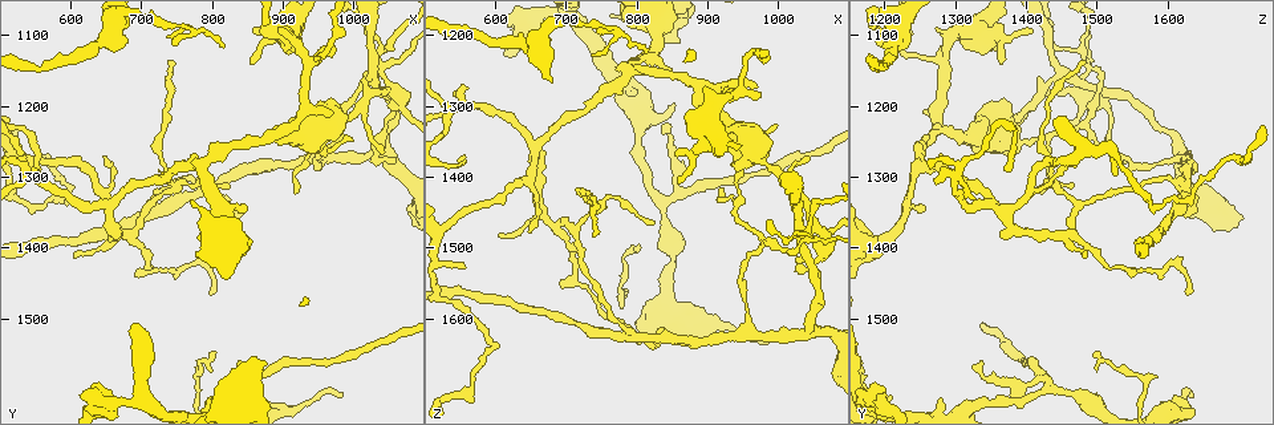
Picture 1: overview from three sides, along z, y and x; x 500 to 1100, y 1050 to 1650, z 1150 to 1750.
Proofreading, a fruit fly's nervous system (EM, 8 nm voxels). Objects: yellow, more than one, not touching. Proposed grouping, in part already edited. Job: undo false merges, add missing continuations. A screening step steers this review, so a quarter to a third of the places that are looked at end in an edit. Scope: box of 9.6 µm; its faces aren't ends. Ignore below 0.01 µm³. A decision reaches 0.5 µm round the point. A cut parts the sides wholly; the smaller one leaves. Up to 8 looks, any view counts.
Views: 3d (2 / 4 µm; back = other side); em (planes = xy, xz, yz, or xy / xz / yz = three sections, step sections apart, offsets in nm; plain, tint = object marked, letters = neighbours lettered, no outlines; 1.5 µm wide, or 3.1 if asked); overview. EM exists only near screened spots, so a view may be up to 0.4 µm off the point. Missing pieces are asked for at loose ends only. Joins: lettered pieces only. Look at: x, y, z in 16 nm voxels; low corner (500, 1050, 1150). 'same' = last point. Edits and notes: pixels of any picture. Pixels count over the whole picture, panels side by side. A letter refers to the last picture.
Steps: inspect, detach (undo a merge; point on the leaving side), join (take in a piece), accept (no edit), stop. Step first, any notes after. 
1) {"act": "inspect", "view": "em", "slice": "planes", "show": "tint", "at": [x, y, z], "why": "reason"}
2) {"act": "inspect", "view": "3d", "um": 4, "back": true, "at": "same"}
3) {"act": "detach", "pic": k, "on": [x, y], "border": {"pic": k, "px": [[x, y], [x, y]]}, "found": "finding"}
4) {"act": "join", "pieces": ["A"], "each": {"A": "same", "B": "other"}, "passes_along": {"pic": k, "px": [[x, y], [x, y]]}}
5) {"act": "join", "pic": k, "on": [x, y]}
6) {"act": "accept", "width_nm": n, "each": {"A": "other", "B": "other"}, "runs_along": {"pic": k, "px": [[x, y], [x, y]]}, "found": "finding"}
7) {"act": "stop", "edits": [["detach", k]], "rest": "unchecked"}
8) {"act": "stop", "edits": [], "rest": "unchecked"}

{"act": "inspect", "view": "em", "slice": "planes", "show": "letters", "at": [825, 1605, 1430], "why": "a narrow waist"}

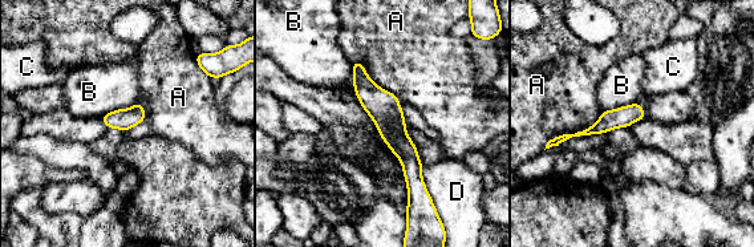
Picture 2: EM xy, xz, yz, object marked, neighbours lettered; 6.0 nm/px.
{"act": "accept", "each": {"A": "other", "B": "other", "C": "other", "D": "other"}, "runs_along": {"pic": 2, "px": [[357, 64], [409, 157], [410, 197]]}, "found": "continuous, no second cell"}

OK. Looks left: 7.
{"act": "inspect", "view": "em", "slice": "xz", "step": 8, "show": "tint", "at": [990, 1610, 1630], "why": "thin end"}

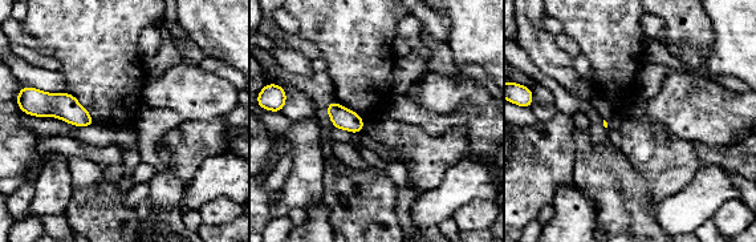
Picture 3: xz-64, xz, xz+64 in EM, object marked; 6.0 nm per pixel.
{"act": "inspect", "view": "em", "slice": "planes", "show": "letters", "at": "same"}

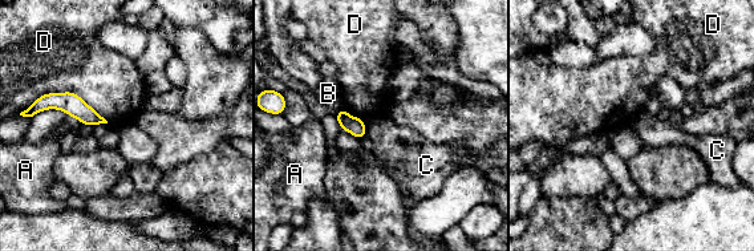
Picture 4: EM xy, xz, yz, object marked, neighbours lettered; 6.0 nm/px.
{"act": "accept", "each": {"A": "other", "B": "other", "C": "other", "D": "other"}, "border": {"pic": 4, "px": [[365, 126], [367, 134]]}, "found": "no lettered piece goes on from it"}

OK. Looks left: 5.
{"act": "inspect", "view": "em", "slice": "xz", "step": 8, "show": "letters", "at": [785, 1320, 1625], "why": "sharp bend"}

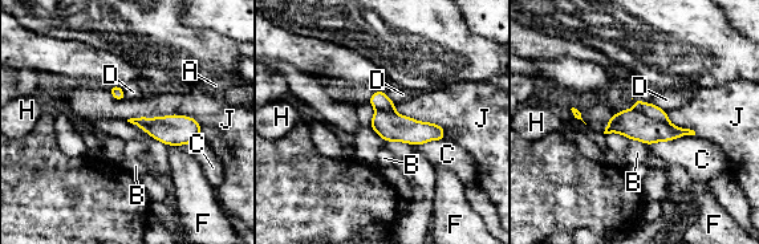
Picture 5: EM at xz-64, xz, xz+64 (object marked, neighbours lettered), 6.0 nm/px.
{"act": "inspect", "view": "em", "slice": "yz", "step": 4, "show": "letters", "at": "same"}

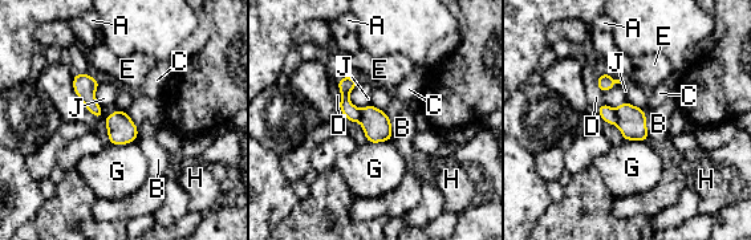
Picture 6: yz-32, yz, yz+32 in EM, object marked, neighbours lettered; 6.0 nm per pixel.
{"act": "detach", "pic": 6, "on": [632, 121], "each": {"A": "other", "B": "other", "C": "other", "D": "other", "E": "other", "G": "other", "H": "other", "J": "other"}, "found": "two cells meet here"}

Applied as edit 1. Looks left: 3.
{"act": "stop", "edits": [["detach", 6]], "rest": "unchecked"}

